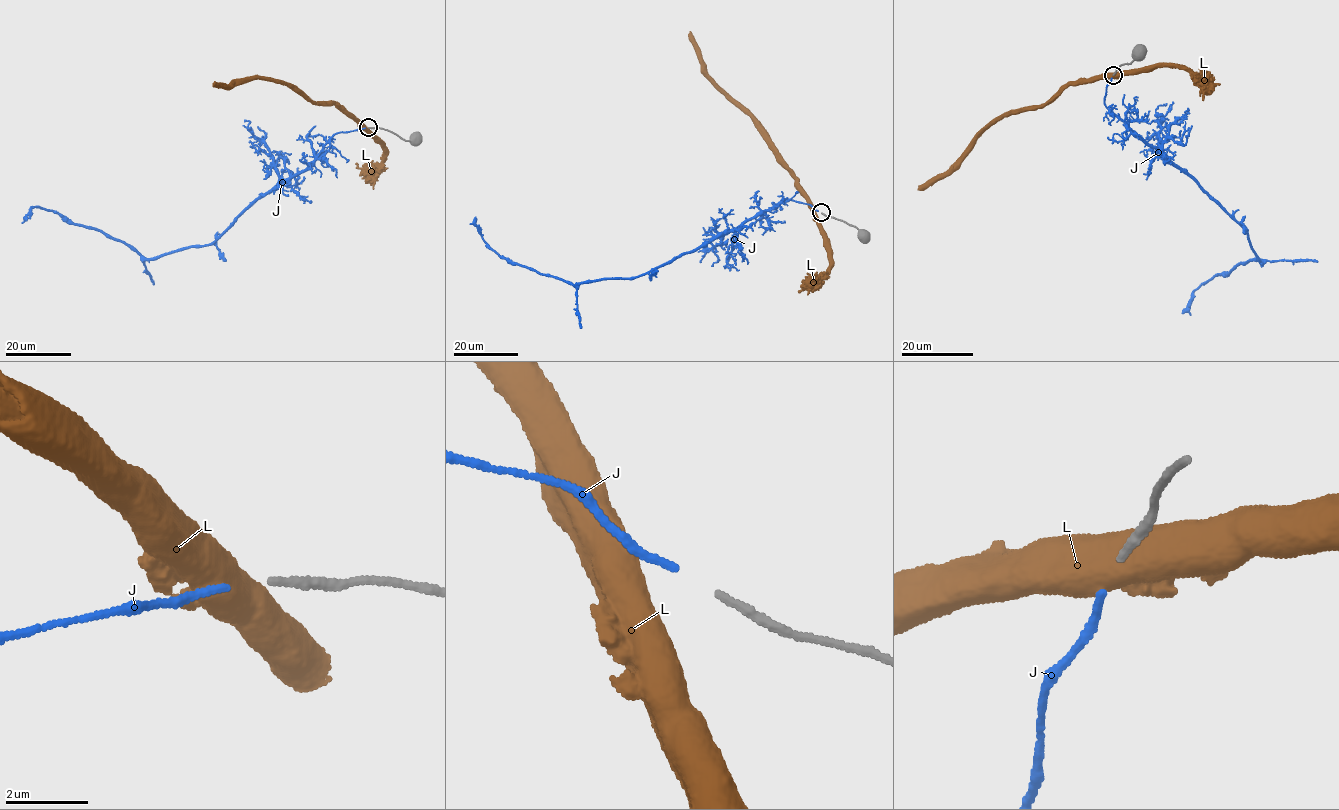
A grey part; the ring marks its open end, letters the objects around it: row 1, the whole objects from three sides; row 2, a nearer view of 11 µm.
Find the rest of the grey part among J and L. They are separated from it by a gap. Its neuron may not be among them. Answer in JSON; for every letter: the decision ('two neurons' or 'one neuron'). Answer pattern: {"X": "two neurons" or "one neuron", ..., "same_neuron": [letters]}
{"J": "one neuron", "L": "two neurons", "same_neuron": ["J"]}

